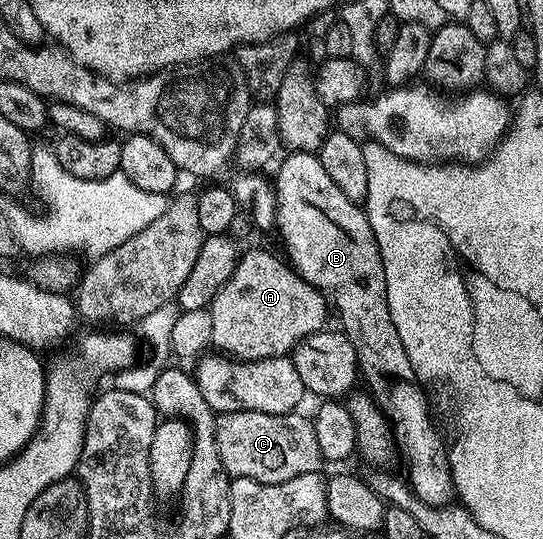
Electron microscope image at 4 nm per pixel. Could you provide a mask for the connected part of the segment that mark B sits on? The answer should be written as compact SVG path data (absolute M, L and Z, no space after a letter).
M294 151L285 154L276 175L275 230L280 230L284 242L283 254L292 270L314 285L326 296L340 314L339 330L354 345L356 365L361 380L368 382L367 390L377 406L387 416L395 446L408 458L407 486L431 507L444 508L457 498L456 486L448 460L449 448L432 424L424 391L417 382L410 357L398 338L398 329L390 321L390 309L386 301L386 273L363 206L350 201L334 185L334 181L322 169L319 154L310 151Z

